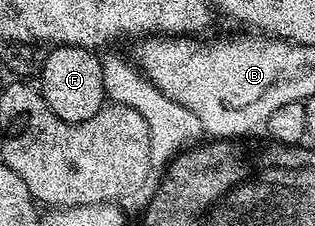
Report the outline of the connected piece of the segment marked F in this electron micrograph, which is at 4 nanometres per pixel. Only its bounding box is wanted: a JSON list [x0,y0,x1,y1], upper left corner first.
[38,45,106,125]

